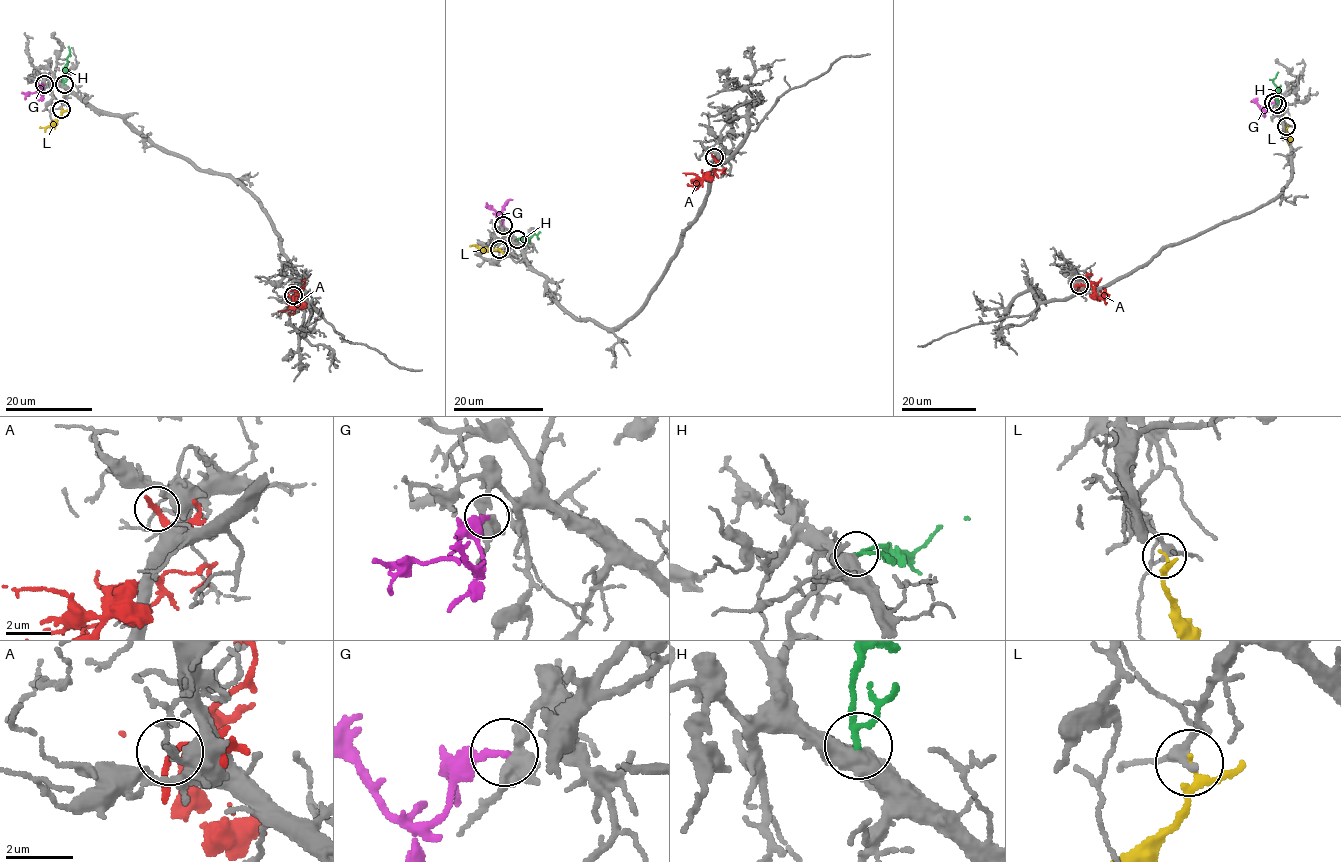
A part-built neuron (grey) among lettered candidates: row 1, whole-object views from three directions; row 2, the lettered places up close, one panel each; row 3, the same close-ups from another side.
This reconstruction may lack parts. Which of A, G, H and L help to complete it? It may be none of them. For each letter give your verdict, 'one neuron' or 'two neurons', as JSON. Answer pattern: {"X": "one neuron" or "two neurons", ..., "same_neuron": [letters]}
{"A": "two neurons", "G": "two neurons", "H": "one neuron", "L": "two neurons", "same_neuron": ["H"]}

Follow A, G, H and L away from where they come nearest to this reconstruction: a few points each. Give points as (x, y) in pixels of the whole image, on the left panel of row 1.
A: (293, 295), (299, 294), (295, 306), (291, 304), (293, 298), (288, 297)
G: (44, 84), (42, 94), (22, 93)
H: (63, 84), (69, 46)
L: (61, 109), (55, 122), (39, 127)

